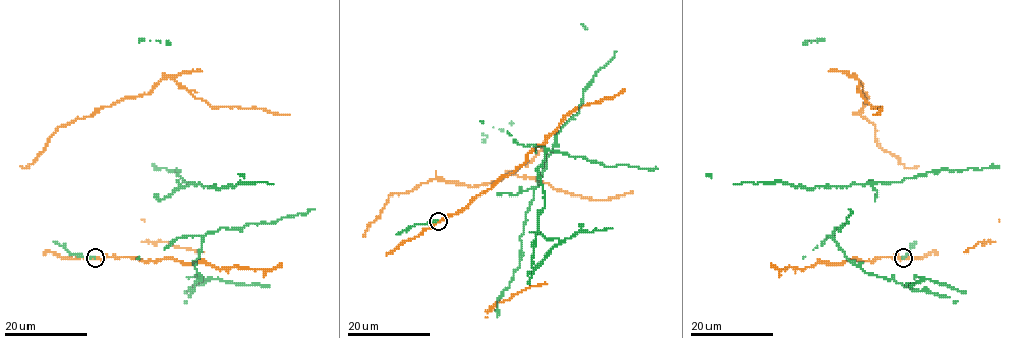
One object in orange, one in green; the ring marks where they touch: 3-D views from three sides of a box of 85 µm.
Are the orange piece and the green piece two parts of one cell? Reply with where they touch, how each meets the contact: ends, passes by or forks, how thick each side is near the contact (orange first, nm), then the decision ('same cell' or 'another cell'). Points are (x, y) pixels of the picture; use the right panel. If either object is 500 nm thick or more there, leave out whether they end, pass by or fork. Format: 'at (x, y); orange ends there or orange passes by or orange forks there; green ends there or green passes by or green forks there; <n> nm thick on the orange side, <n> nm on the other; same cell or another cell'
at (903, 258); orange passes by; green ends there; 300 nm thick on the orange side, 150 nm on the other; another cell

